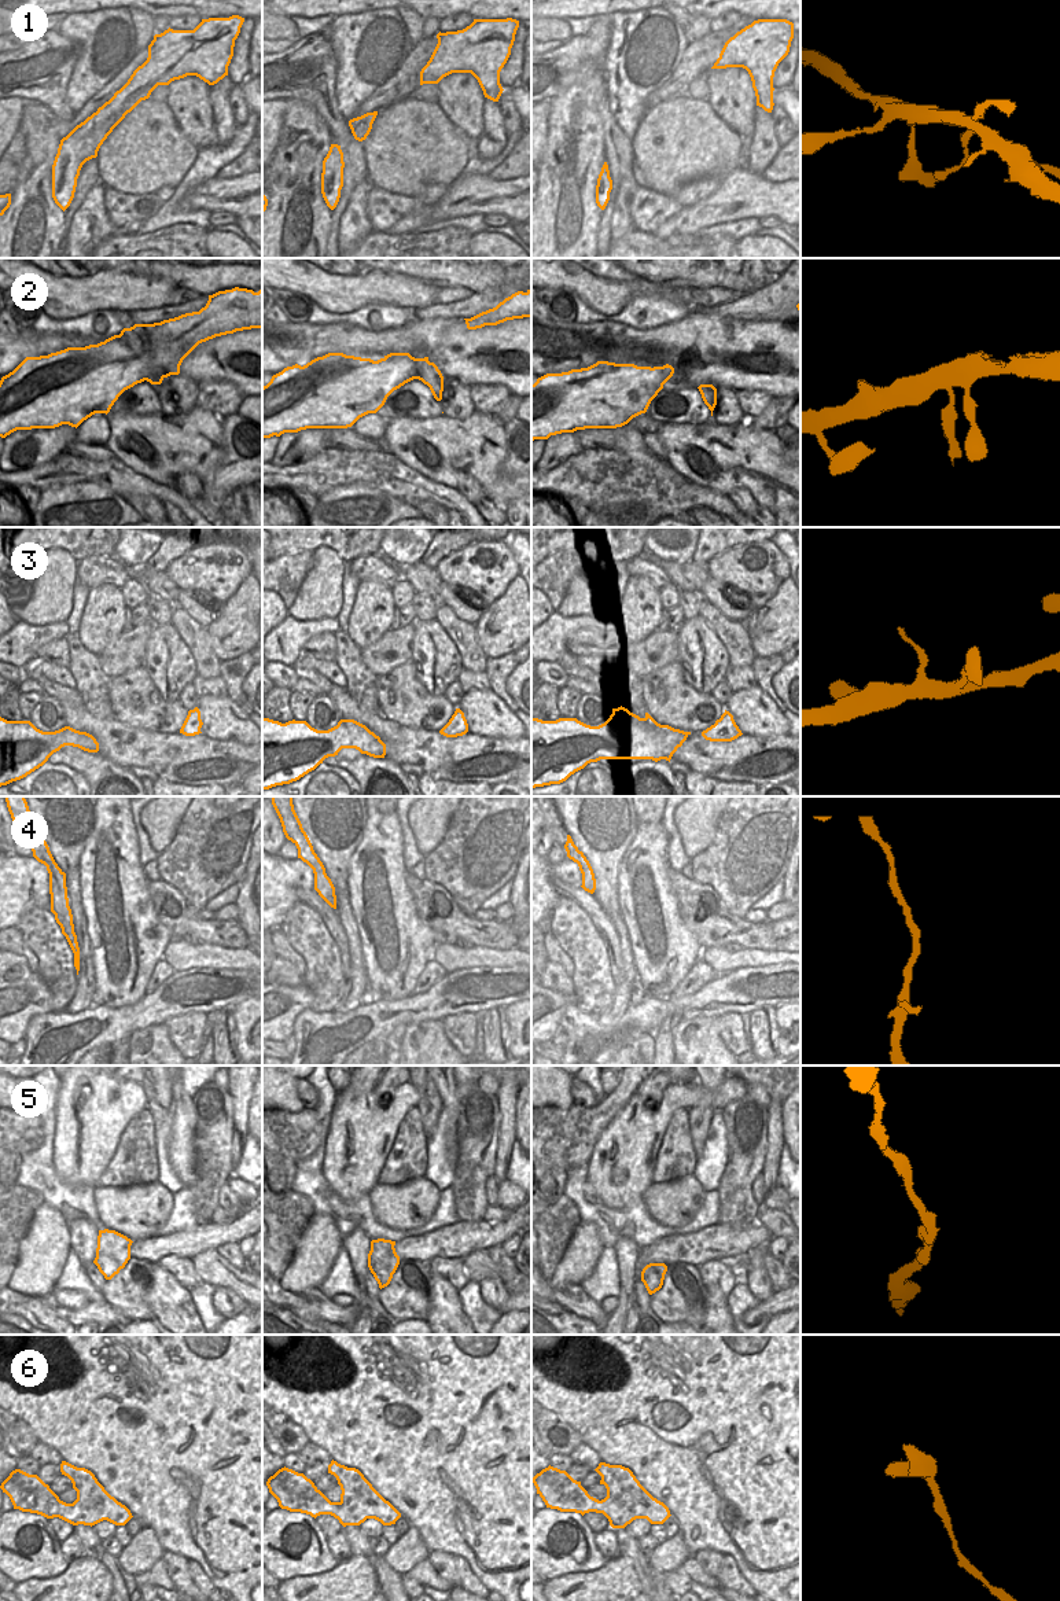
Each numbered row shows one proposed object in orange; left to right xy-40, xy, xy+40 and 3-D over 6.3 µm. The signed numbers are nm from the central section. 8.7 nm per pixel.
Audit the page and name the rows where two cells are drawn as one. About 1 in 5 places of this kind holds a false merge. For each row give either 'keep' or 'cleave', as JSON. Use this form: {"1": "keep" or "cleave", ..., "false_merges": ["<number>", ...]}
{"1": "keep", "2": "keep", "3": "keep", "4": "keep", "5": "keep", "6": "keep", "false_merges": []}

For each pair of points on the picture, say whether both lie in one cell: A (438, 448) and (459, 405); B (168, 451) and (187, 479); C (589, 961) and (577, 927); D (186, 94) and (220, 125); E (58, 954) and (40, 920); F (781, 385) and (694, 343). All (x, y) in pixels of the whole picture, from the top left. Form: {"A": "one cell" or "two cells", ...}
{"A": "two cells", "B": "two cells", "C": "one cell", "D": "two cells", "E": "one cell", "F": "one cell"}

